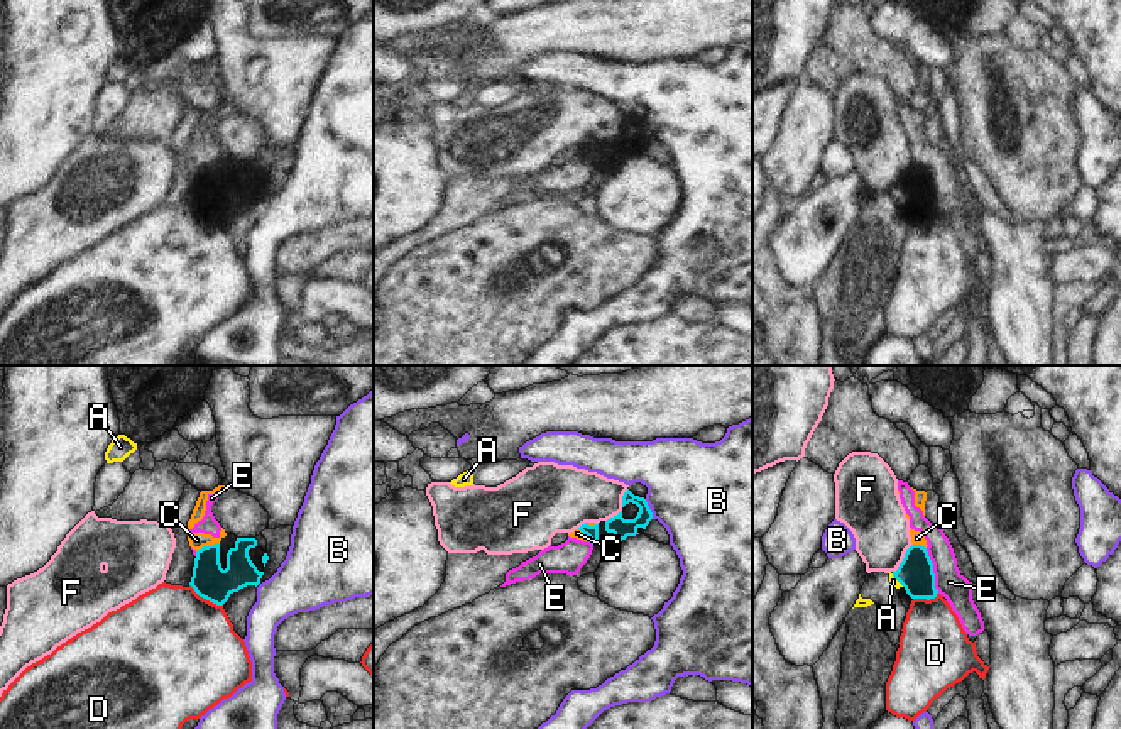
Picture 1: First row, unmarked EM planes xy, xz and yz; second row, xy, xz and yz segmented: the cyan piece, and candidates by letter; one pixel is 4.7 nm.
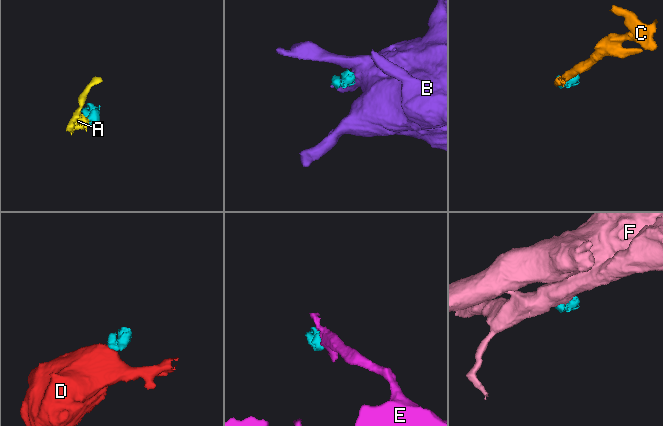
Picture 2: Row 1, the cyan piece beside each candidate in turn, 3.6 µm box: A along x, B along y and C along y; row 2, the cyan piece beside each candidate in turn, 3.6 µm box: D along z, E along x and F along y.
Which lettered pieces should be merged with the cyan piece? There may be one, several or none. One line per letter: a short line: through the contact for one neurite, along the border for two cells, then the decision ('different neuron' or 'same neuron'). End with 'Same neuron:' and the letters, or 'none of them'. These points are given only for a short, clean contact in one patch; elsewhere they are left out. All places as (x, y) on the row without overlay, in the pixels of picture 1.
A: same neuron
B: line xz (645, 120), (653, 139); different neuron
C: line xy (218, 163), (203, 166), (196, 173); different neuron
D: line xy (190, 205), (200, 217), (222, 227); different neuron
E: line yz (925, 169), (932, 185), (934, 208), (939, 213); different neuron
F: line yz (912, 164), (893, 193); different neuron
Same neuron: A

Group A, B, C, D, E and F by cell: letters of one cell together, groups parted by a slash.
A / B / C E / D / F

